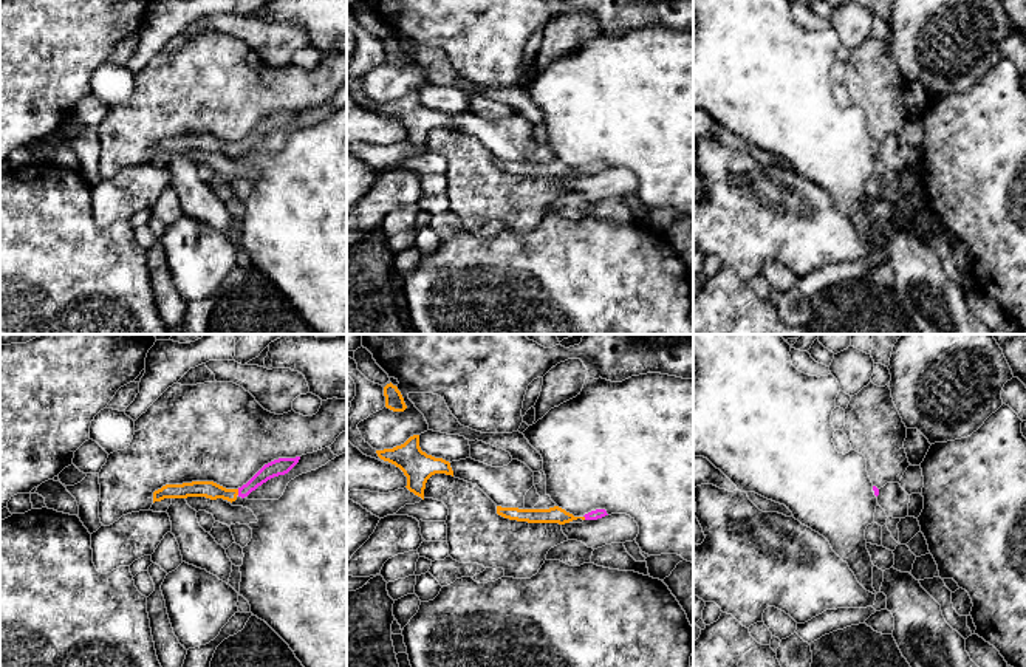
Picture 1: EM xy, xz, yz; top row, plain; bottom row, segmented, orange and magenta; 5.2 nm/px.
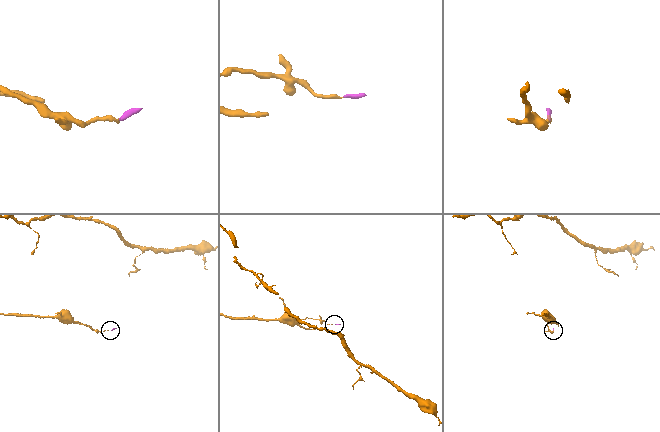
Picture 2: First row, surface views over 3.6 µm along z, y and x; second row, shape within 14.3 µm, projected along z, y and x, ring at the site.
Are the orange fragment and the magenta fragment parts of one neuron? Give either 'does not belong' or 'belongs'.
belongs

